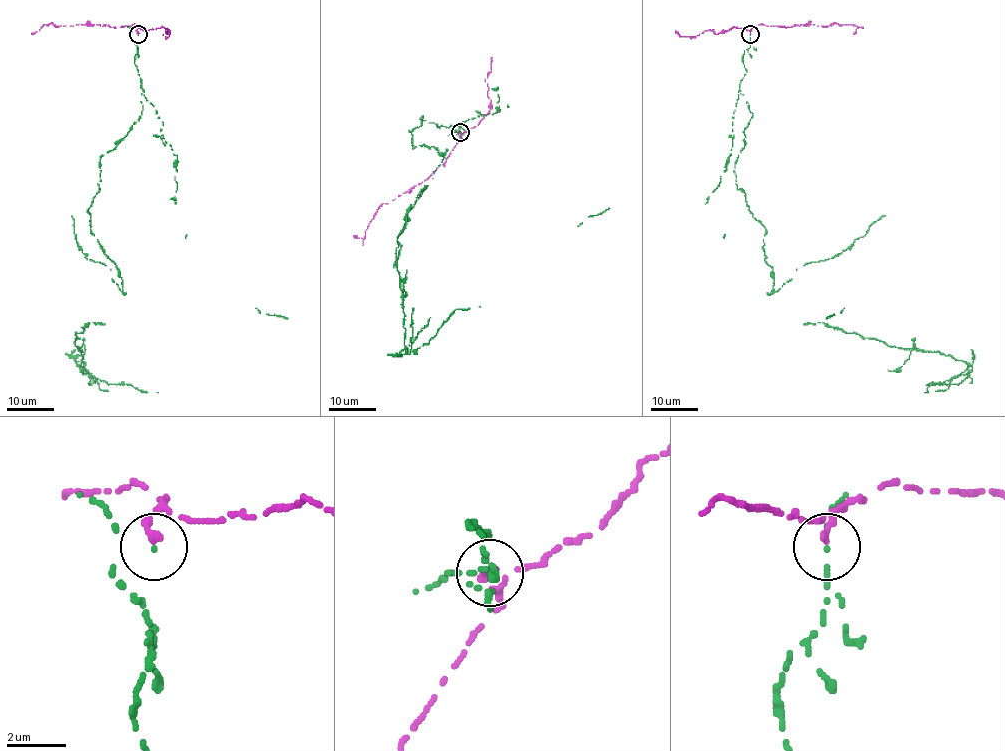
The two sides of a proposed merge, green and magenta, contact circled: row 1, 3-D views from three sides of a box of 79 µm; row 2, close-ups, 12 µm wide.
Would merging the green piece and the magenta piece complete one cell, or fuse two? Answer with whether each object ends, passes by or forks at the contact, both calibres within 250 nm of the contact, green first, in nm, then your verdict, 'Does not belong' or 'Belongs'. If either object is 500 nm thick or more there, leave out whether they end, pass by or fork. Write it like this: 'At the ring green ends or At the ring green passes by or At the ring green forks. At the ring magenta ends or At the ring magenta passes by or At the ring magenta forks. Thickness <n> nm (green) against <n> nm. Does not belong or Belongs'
At the ring green ends. At the ring magenta ends. Thickness 70 nm (green) against 280 nm. Does not belong

